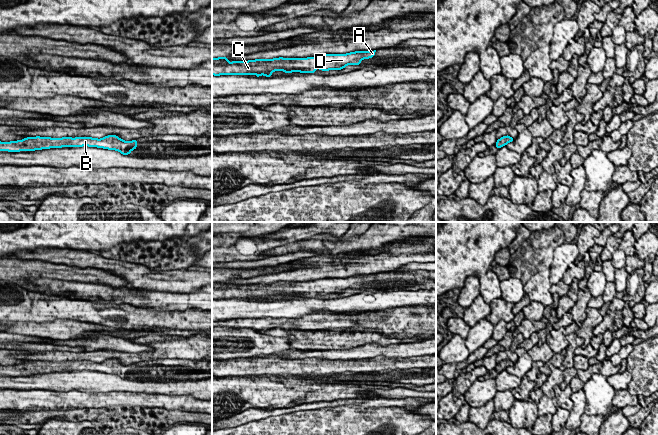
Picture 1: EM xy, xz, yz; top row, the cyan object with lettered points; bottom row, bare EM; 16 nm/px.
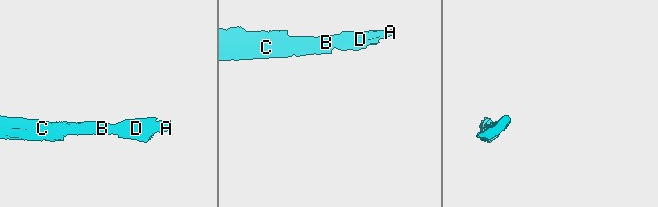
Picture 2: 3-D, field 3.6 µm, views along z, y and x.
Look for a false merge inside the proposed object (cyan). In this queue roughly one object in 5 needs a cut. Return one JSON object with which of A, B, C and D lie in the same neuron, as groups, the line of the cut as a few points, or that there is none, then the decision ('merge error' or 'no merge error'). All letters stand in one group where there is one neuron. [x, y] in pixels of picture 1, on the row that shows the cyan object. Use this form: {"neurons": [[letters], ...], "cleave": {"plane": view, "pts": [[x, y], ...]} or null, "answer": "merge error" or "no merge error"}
{"neurons": [["A", "B", "C", "D"]], "cleave": null, "answer": "no merge error"}

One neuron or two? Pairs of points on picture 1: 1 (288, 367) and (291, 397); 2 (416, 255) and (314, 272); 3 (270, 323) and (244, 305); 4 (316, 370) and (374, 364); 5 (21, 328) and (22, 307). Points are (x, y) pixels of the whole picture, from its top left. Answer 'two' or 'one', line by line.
1: two
2: one
3: two
4: one
5: two

